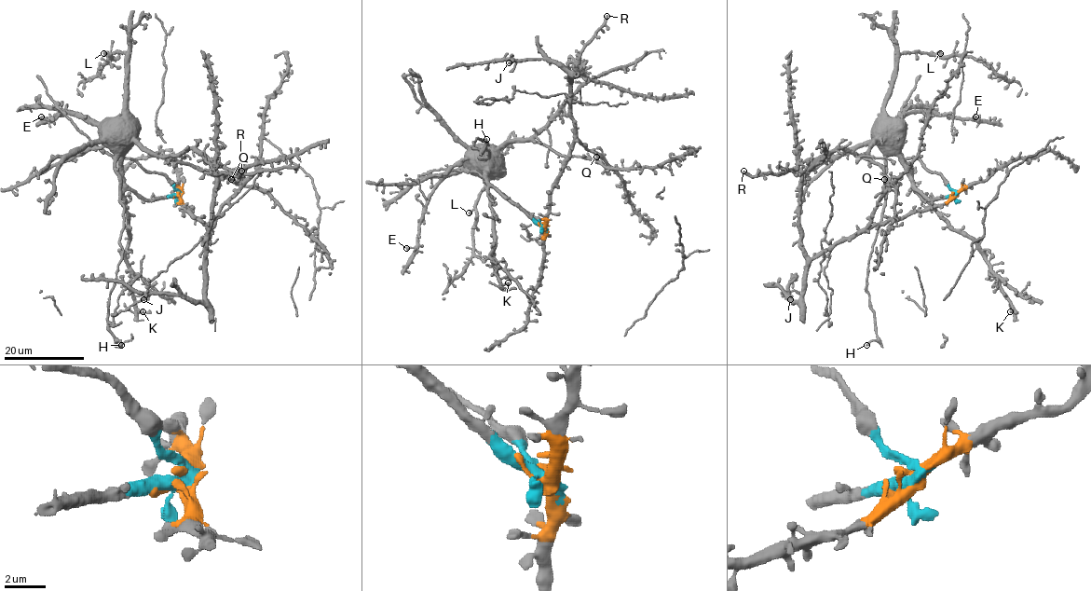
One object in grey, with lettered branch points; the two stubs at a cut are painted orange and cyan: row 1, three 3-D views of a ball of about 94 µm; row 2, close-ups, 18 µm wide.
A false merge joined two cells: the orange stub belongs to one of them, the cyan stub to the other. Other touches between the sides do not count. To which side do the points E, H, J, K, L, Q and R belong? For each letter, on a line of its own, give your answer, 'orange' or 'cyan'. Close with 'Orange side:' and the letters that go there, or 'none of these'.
E: cyan
H: cyan
J: orange
K: cyan
L: cyan
Q: cyan
R: cyan
Orange side: J

